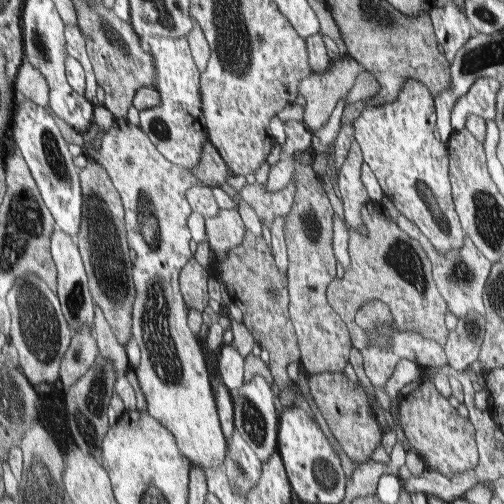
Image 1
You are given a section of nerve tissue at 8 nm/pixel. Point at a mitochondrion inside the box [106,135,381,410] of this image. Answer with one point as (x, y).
(163, 356)

